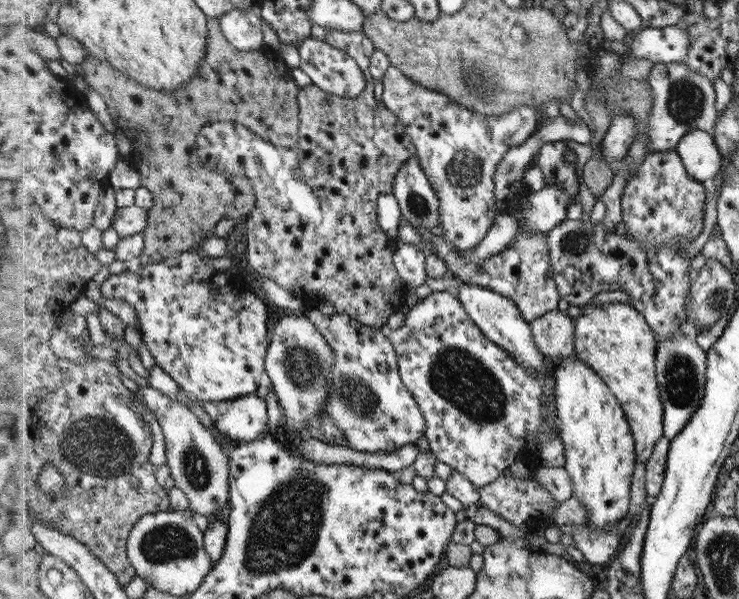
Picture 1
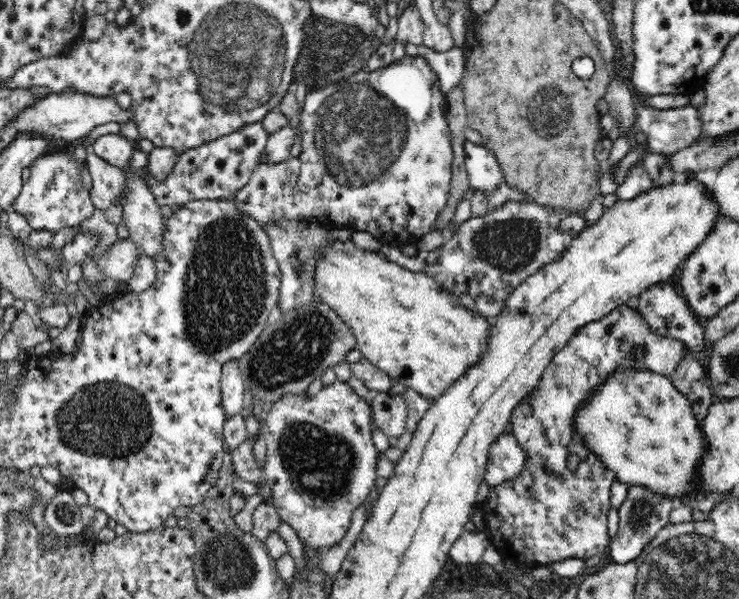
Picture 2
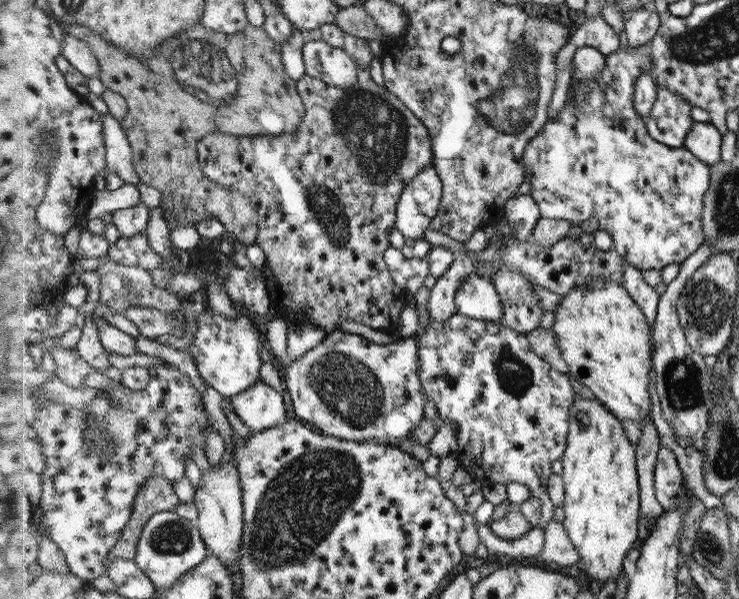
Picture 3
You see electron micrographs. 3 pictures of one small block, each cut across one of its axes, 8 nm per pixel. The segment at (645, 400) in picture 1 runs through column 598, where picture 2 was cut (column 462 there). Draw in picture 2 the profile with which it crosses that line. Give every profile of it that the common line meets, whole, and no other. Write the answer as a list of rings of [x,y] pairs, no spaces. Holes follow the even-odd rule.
[[[352,240],[346,242],[332,242],[328,248],[319,249],[319,264],[315,268],[315,292],[318,293],[320,300],[326,305],[334,309],[334,312],[352,329],[356,340],[356,348],[360,350],[363,357],[366,357],[372,364],[376,365],[380,370],[387,372],[392,379],[398,378],[407,388],[413,388],[432,401],[438,398],[438,394],[442,394],[442,390],[446,390],[446,386],[450,386],[450,382],[456,382],[458,378],[462,378],[462,374],[474,366],[474,362],[478,362],[478,358],[482,358],[482,350],[486,351],[486,338],[490,335],[490,323],[482,315],[475,310],[470,310],[460,304],[460,298],[454,293],[448,292],[438,285],[430,276],[424,273],[413,272],[405,267],[398,266],[397,263],[390,262],[382,253],[378,251],[363,250]]]

